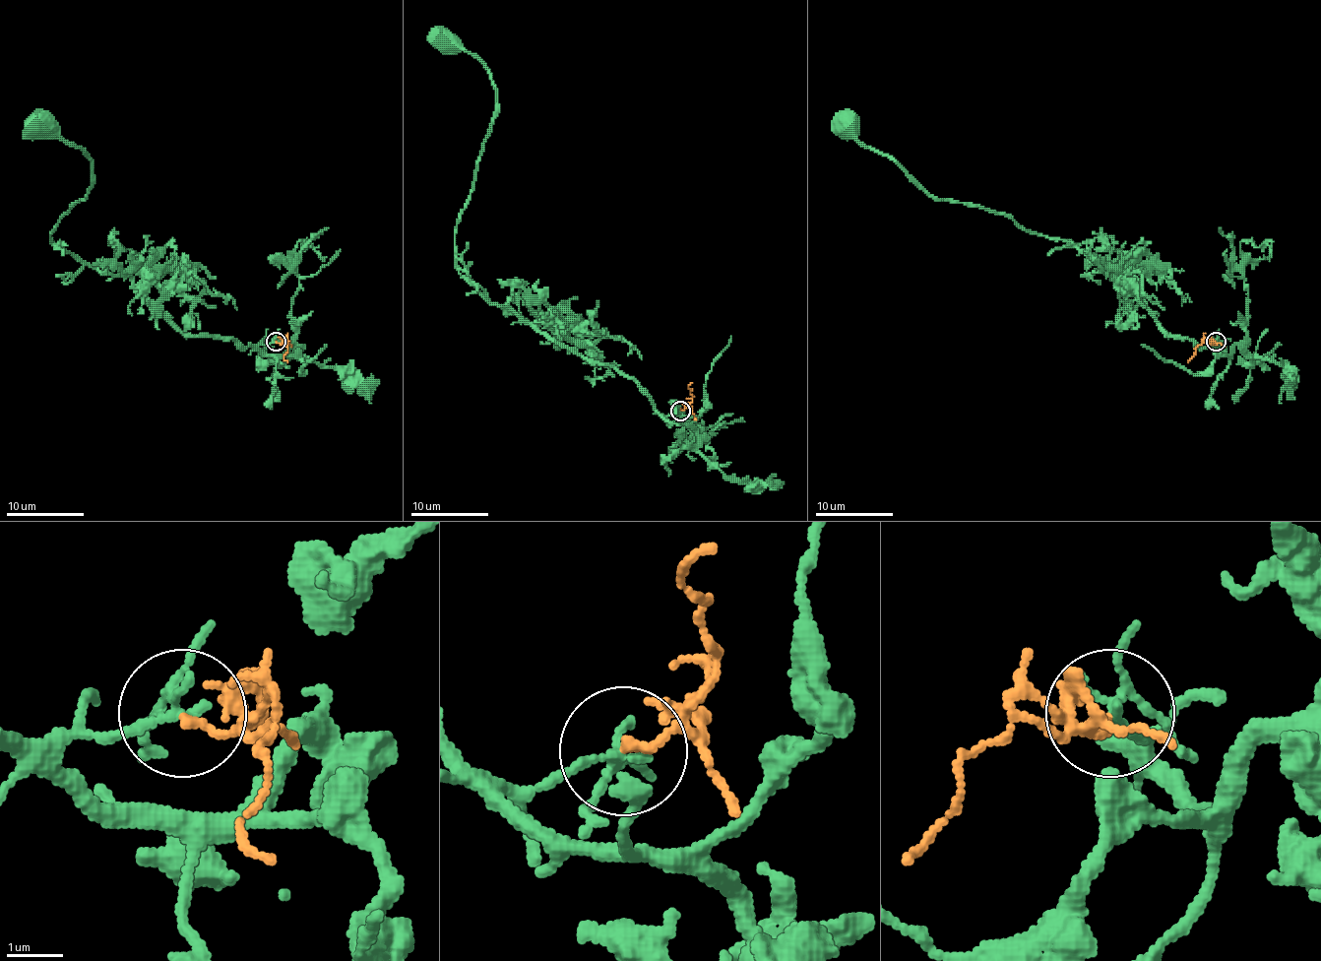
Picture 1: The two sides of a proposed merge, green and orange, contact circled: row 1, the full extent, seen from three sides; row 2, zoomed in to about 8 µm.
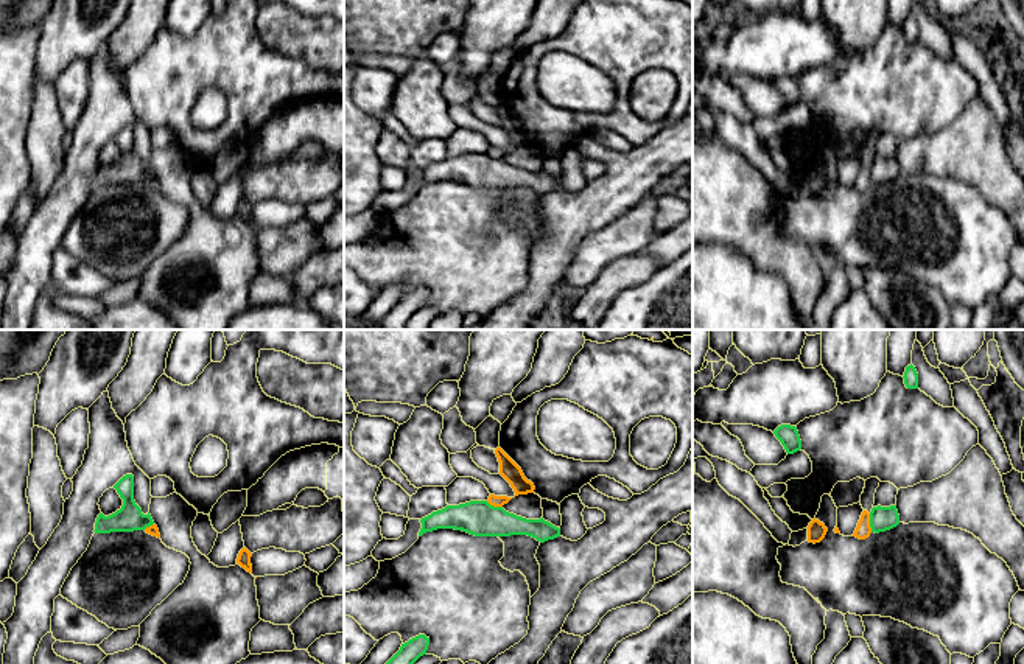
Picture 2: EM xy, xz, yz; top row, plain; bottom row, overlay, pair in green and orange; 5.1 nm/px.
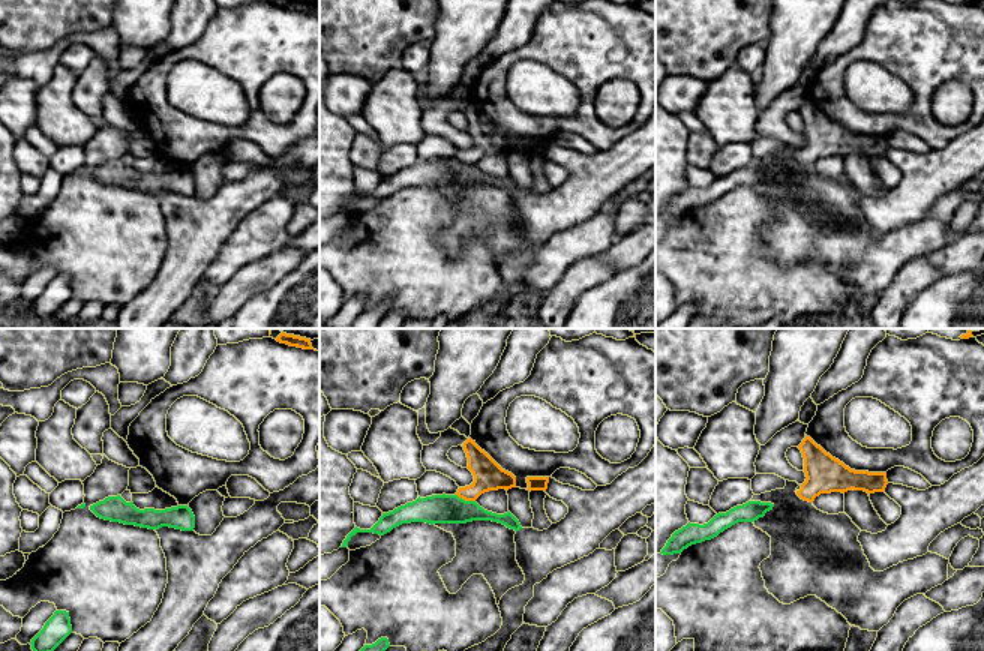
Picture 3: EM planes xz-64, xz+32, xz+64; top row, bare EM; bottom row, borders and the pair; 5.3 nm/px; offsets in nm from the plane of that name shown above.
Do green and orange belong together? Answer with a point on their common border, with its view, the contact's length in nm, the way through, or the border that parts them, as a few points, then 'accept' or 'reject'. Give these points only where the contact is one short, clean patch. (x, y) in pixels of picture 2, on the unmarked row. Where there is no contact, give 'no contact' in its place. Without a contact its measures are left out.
yz (870, 174) | 100 nm | along yz (869, 165), (872, 182) | reject

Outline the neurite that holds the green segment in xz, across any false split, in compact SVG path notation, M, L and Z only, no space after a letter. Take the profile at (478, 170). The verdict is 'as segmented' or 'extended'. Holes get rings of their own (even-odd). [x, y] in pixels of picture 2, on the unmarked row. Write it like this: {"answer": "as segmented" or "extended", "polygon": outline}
{"answer": "as segmented", "polygon": "M470 152L459 157L447 157L442 162L420 171L419 188L437 180L462 182L475 188L528 187L540 194L560 188L560 180L540 171L526 171L493 159L487 152Z"}

